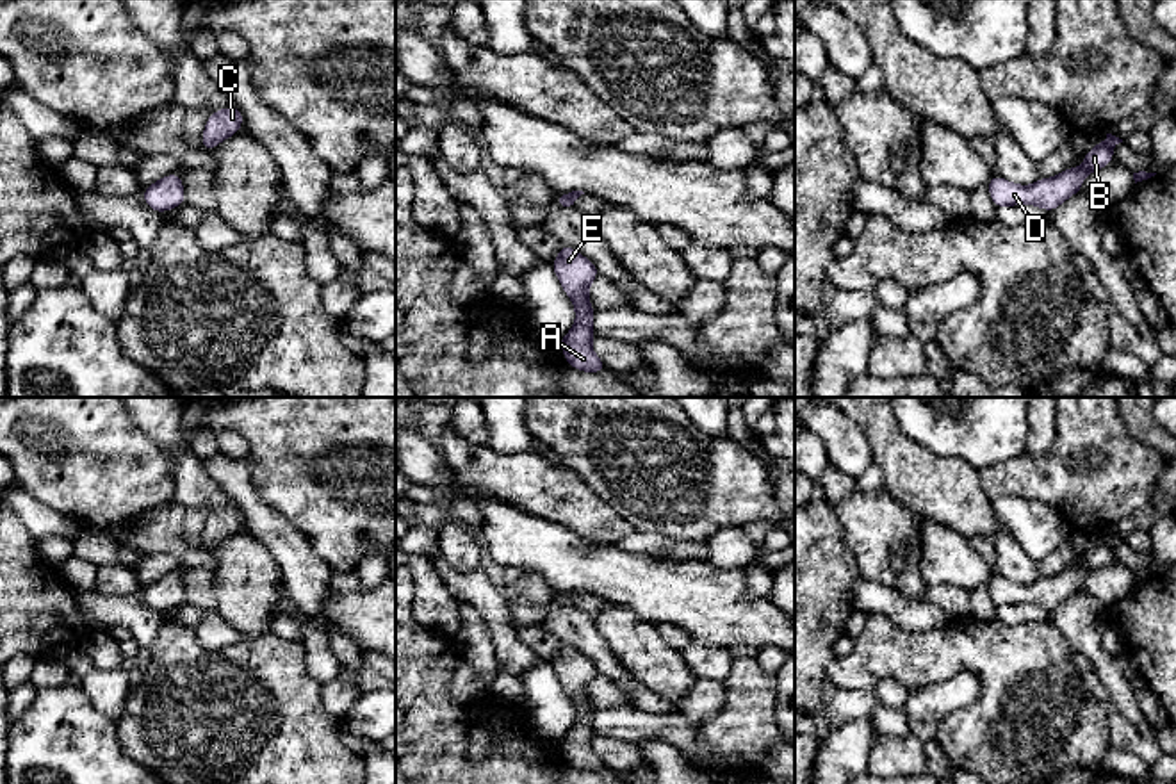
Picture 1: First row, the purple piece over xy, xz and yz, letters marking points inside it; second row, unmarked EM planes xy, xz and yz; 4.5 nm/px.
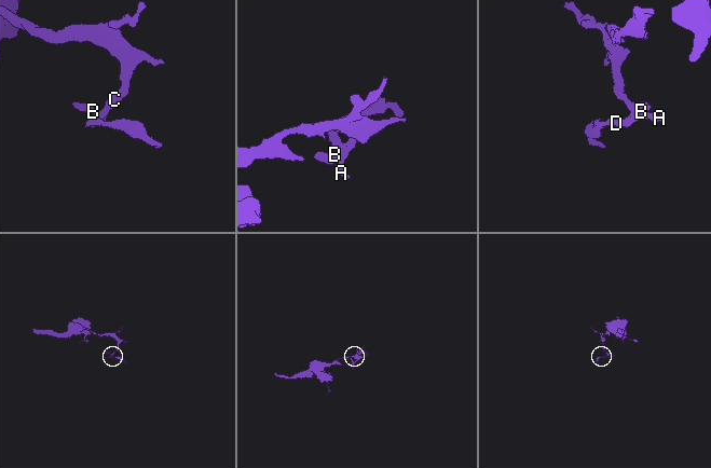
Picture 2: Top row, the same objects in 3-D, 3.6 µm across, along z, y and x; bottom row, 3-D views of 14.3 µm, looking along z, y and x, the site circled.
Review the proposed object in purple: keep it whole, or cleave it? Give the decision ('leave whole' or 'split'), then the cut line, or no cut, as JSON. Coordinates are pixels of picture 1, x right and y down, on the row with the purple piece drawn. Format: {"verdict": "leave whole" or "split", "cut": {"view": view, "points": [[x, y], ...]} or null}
{"verdict": "leave whole", "cut": null}

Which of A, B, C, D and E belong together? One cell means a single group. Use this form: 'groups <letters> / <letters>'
groups A B C D E

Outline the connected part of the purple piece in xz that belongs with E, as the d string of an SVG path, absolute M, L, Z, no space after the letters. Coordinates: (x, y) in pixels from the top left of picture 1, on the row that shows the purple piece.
M561 242L561 251L551 262L551 267L576 308L572 330L559 339L567 363L583 372L606 372L604 362L592 349L595 310L588 301L588 290L592 282L600 274L597 265Z

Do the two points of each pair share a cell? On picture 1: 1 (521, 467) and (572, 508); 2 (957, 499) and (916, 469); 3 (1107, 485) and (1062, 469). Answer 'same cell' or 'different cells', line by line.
1: same cell
2: same cell
3: same cell

